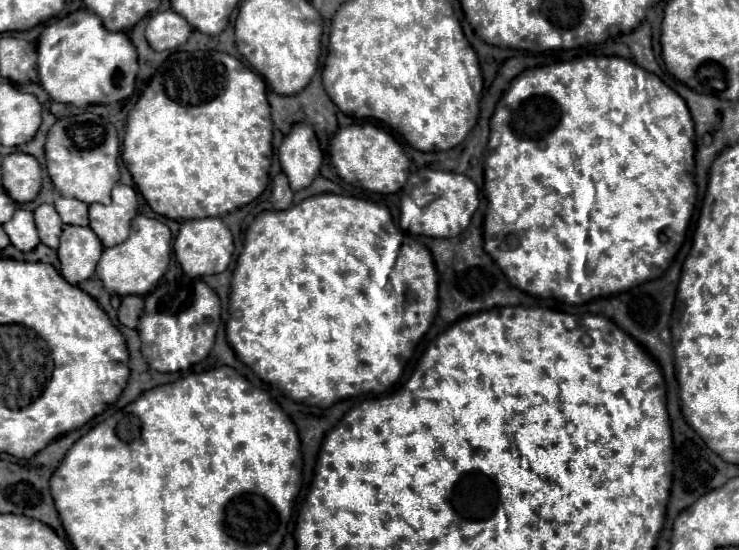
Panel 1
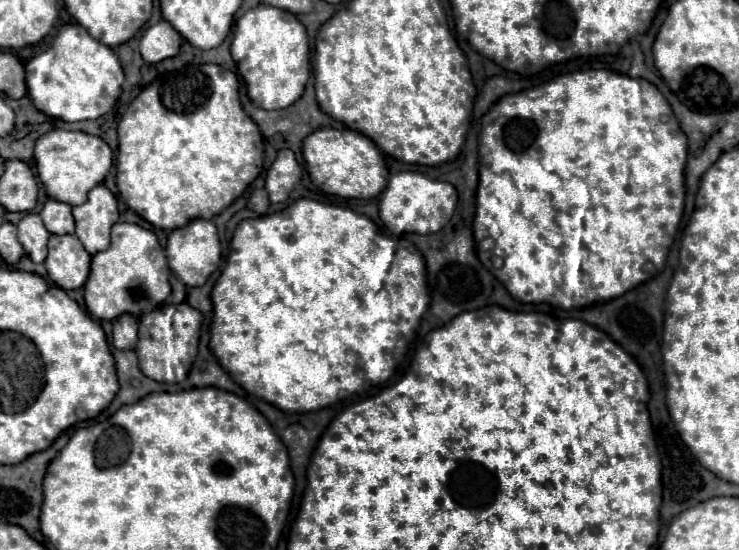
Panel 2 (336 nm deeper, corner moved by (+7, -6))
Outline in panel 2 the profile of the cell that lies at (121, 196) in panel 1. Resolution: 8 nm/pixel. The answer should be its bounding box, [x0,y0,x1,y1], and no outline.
[72,184,118,254]

